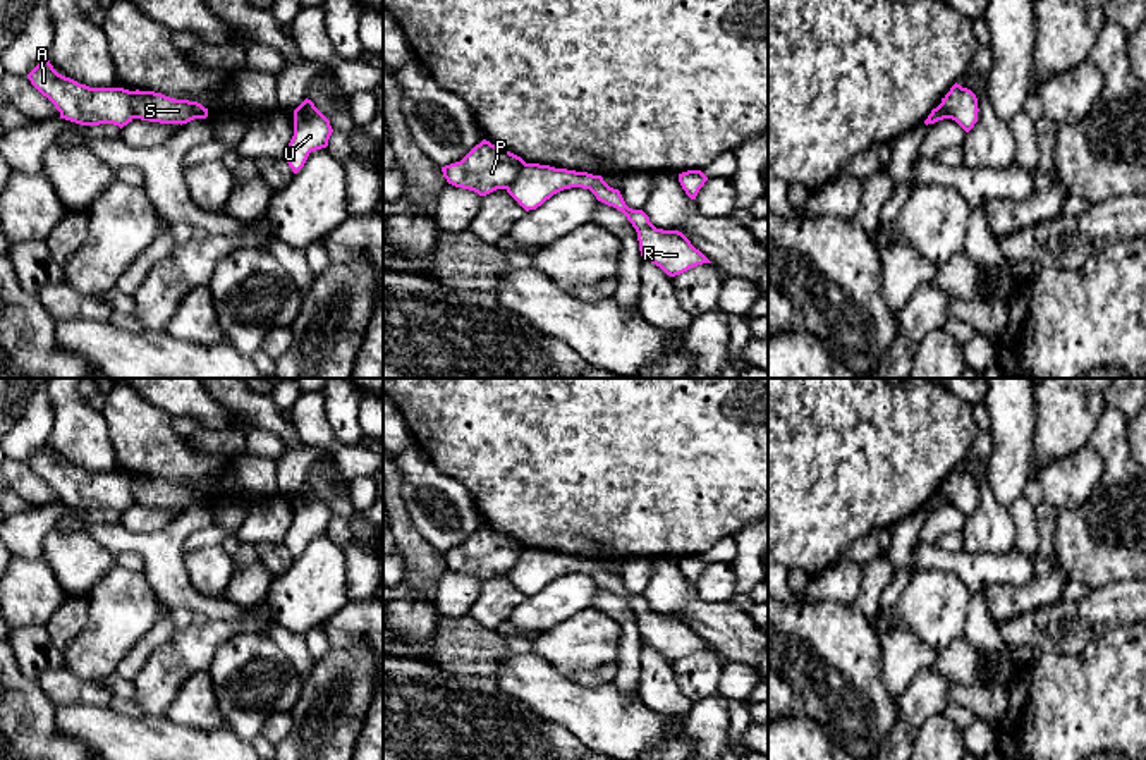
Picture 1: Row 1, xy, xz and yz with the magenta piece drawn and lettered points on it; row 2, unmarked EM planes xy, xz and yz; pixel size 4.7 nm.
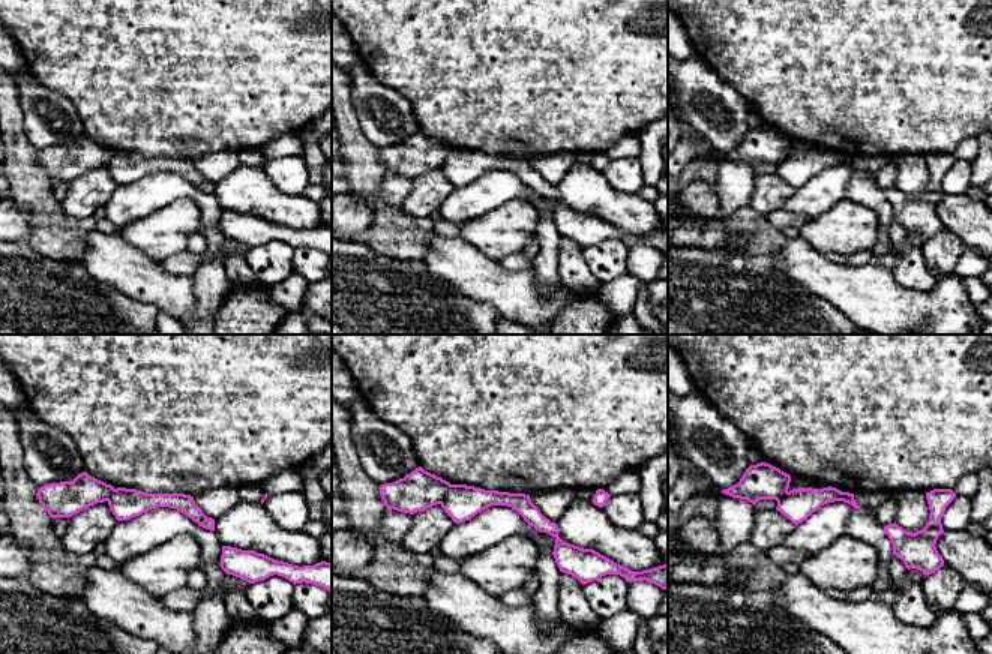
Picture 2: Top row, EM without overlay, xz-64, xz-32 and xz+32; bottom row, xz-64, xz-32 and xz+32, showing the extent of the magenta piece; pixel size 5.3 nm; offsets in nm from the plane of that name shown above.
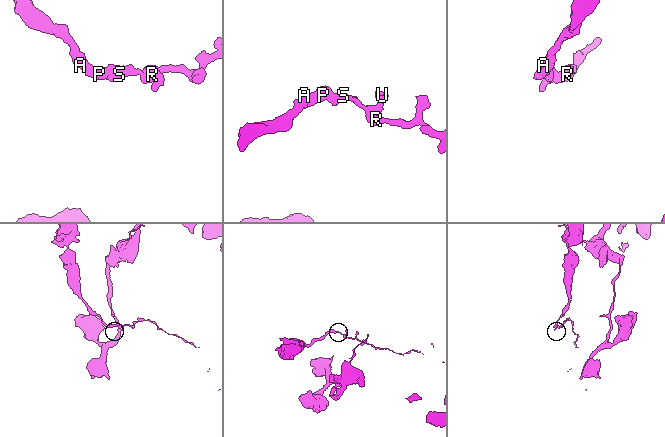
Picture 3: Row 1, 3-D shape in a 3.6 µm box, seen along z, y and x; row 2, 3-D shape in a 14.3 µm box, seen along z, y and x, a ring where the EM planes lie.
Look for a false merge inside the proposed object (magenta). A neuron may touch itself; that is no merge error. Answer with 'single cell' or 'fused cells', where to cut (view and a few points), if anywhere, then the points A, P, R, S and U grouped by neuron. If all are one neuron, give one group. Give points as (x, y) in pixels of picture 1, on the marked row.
fused cells; cut in xy along (129, 91), (134, 117); A P / R S U

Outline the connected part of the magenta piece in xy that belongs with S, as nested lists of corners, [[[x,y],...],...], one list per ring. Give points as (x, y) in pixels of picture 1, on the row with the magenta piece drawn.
[[[131,91],[134,119],[160,124],[187,124],[206,119],[208,108],[198,101],[175,100],[155,91]]]

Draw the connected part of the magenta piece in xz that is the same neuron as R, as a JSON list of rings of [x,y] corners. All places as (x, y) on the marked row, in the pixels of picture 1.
[[[524,163],[509,184],[507,193],[529,211],[570,187],[589,189],[598,201],[622,211],[637,232],[641,256],[660,267],[667,275],[675,277],[698,265],[711,263],[682,232],[656,229],[643,210],[629,208],[620,191],[610,187],[601,175]]]

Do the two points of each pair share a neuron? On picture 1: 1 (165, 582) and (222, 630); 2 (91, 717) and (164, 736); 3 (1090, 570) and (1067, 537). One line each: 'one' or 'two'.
1: two
2: one
3: one

